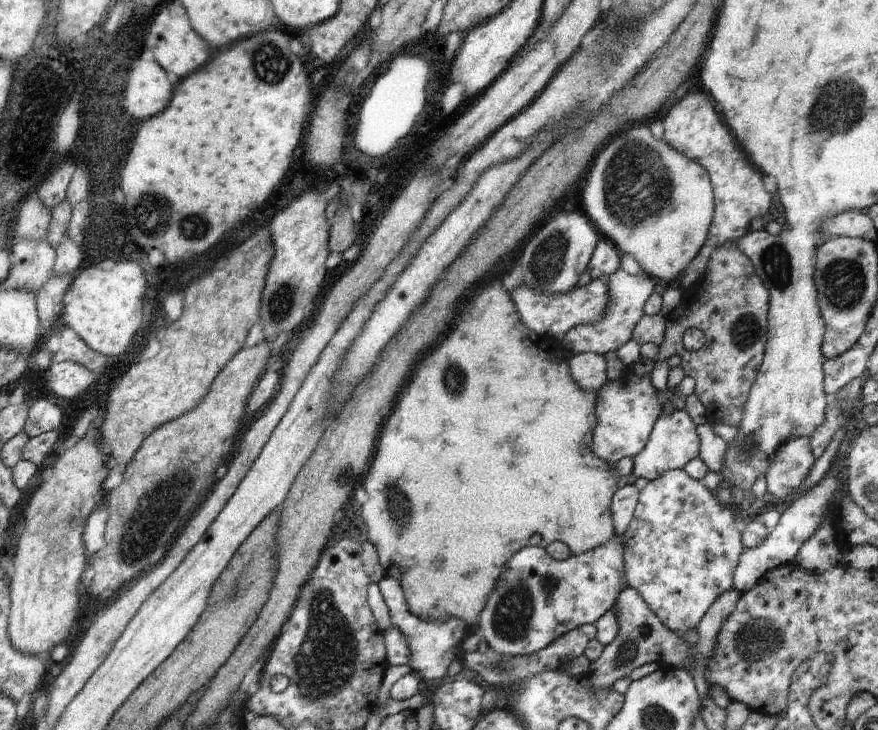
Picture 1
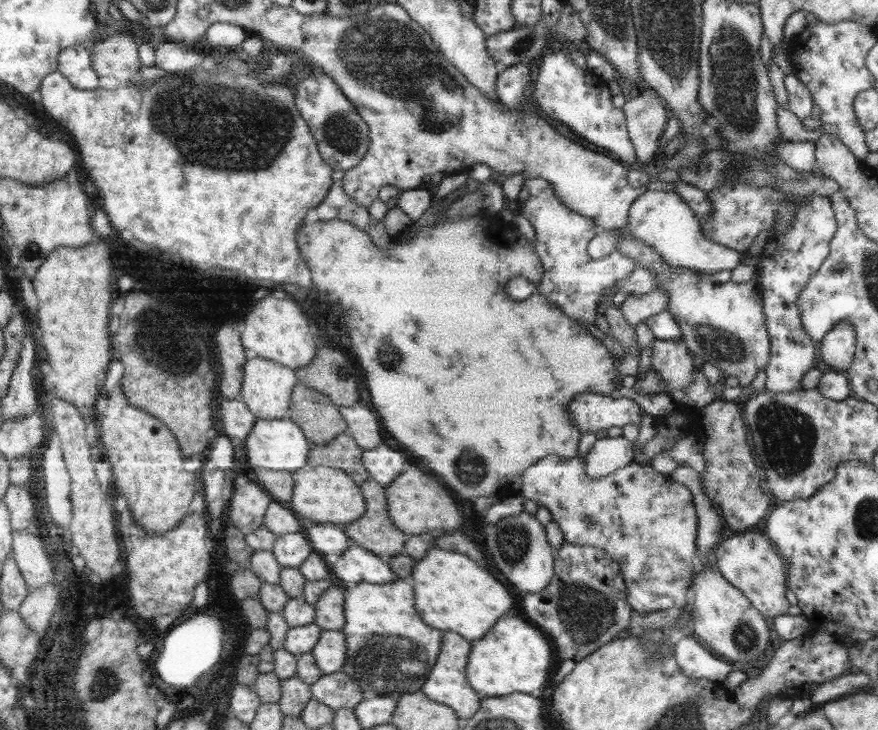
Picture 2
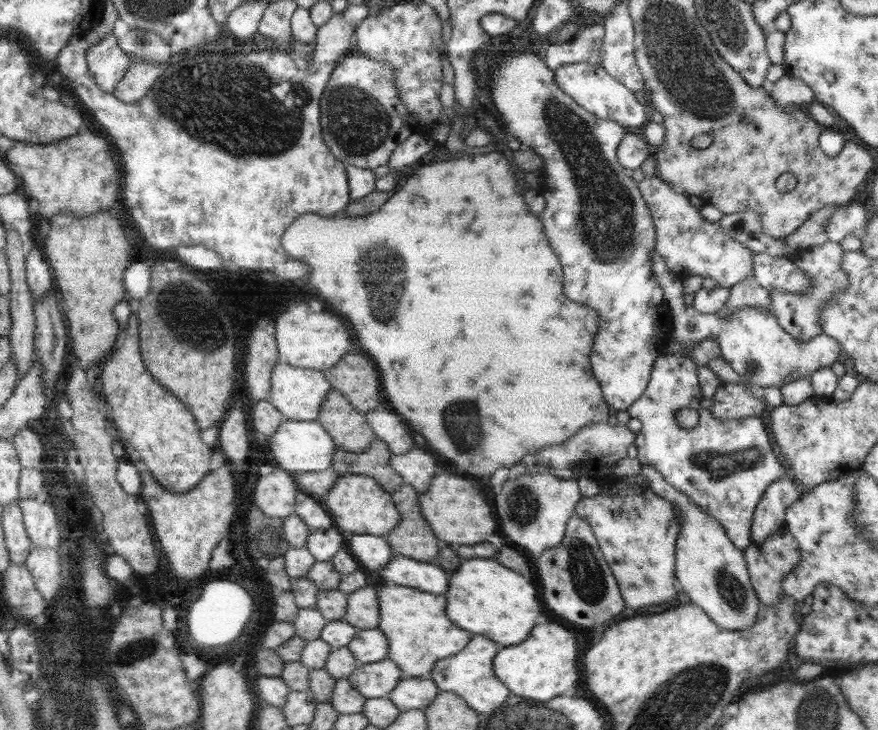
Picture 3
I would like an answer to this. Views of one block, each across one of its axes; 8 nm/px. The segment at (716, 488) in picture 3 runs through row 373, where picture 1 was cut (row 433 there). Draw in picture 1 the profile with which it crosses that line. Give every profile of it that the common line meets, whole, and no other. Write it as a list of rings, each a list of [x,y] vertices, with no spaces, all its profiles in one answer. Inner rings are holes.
[[[675,410],[670,416],[661,416],[656,420],[645,448],[633,462],[633,474],[636,478],[646,478],[654,481],[668,470],[684,469],[686,464],[699,457],[699,437],[696,425],[685,410]]]

